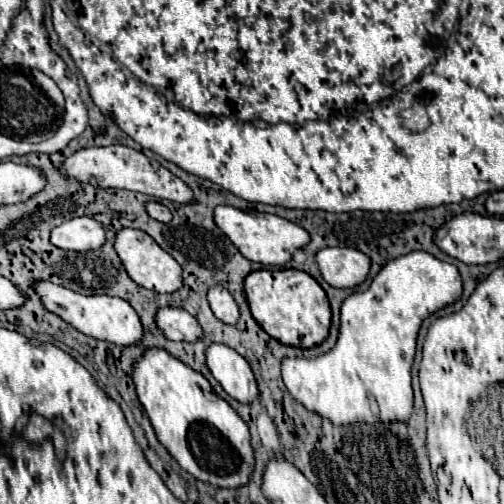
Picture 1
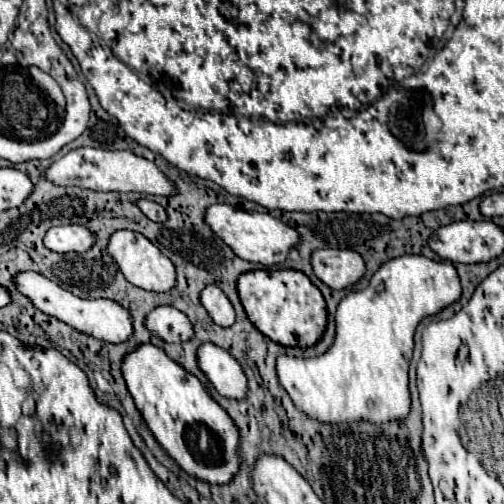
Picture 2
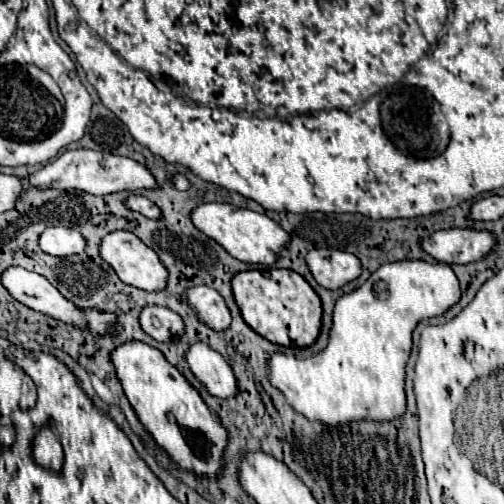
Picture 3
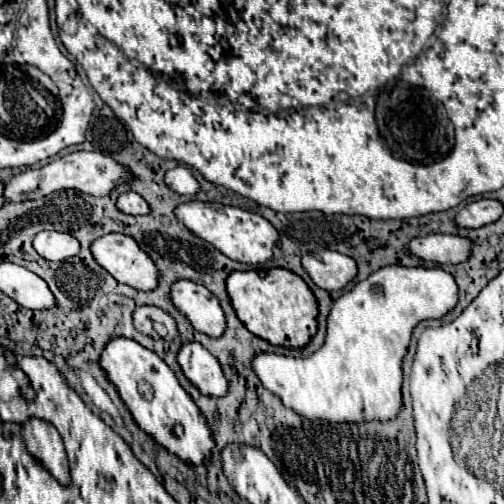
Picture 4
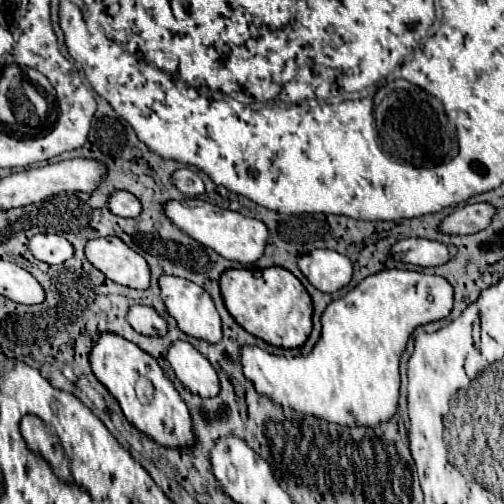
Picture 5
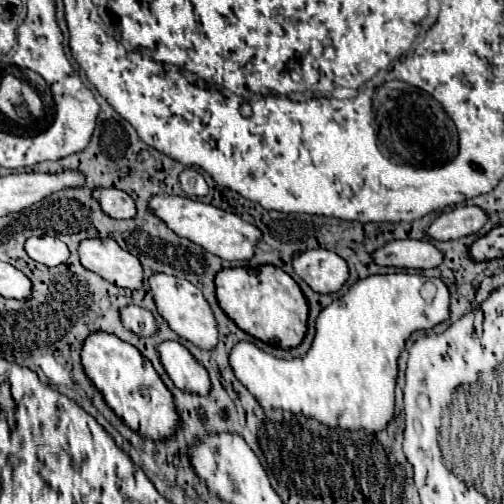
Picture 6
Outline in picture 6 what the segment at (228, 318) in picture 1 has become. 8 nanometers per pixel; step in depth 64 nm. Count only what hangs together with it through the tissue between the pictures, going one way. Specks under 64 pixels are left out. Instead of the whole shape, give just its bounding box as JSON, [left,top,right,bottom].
[148,274,218,350]

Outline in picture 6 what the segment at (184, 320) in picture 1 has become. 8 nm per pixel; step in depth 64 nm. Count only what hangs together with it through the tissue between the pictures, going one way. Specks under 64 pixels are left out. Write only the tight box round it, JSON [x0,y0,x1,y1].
[120,304,156,336]

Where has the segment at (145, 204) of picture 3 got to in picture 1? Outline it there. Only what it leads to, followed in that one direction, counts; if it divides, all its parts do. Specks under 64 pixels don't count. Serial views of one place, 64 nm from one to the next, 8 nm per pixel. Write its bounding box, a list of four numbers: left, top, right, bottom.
[146,200,172,224]

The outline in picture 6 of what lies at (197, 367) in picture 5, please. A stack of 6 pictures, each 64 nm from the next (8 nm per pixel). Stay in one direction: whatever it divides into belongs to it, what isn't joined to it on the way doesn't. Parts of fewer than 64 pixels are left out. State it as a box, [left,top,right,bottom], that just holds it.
[156,342,210,394]

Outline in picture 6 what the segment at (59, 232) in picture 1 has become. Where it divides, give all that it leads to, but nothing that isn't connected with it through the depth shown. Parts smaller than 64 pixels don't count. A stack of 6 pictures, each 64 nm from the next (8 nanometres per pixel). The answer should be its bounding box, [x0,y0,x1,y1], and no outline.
[24,236,70,268]

